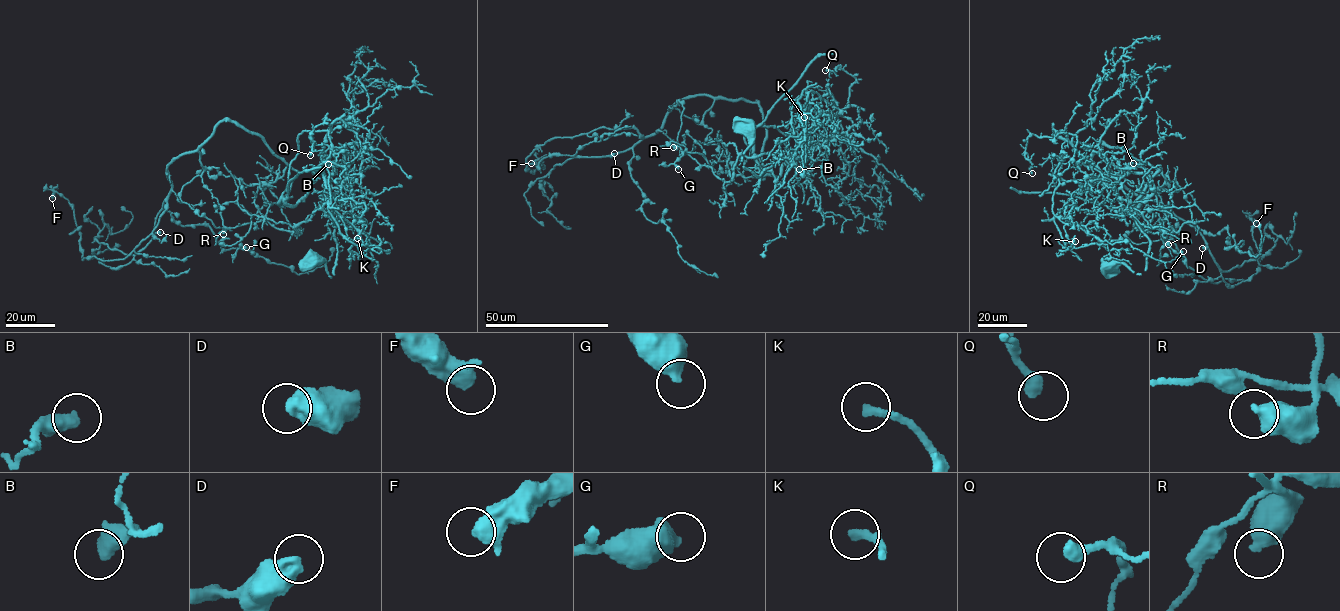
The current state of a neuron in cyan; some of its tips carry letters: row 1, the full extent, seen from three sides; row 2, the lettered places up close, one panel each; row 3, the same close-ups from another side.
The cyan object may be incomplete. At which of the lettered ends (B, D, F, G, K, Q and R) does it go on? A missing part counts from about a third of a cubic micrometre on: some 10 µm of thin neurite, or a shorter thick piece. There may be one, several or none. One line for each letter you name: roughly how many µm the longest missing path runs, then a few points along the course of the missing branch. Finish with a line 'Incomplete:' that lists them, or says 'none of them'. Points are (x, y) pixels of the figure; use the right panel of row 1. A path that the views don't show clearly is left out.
Incomplete: none of them

